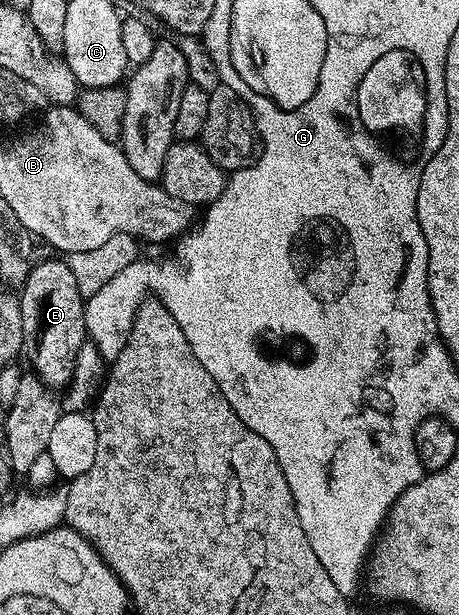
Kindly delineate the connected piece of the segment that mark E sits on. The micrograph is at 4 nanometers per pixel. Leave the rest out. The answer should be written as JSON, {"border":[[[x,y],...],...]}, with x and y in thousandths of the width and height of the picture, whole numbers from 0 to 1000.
{"border":[[[135,420],[129,421],[102,421],[96,428],[78,426],[37,480],[50,517],[50,554],[57,569],[61,572],[68,569],[68,590],[76,595],[74,608],[94,621],[94,628],[113,633],[144,631],[161,616],[168,574],[176,561],[192,556],[181,507],[185,485],[170,473],[168,455],[159,450],[150,428]]]}

